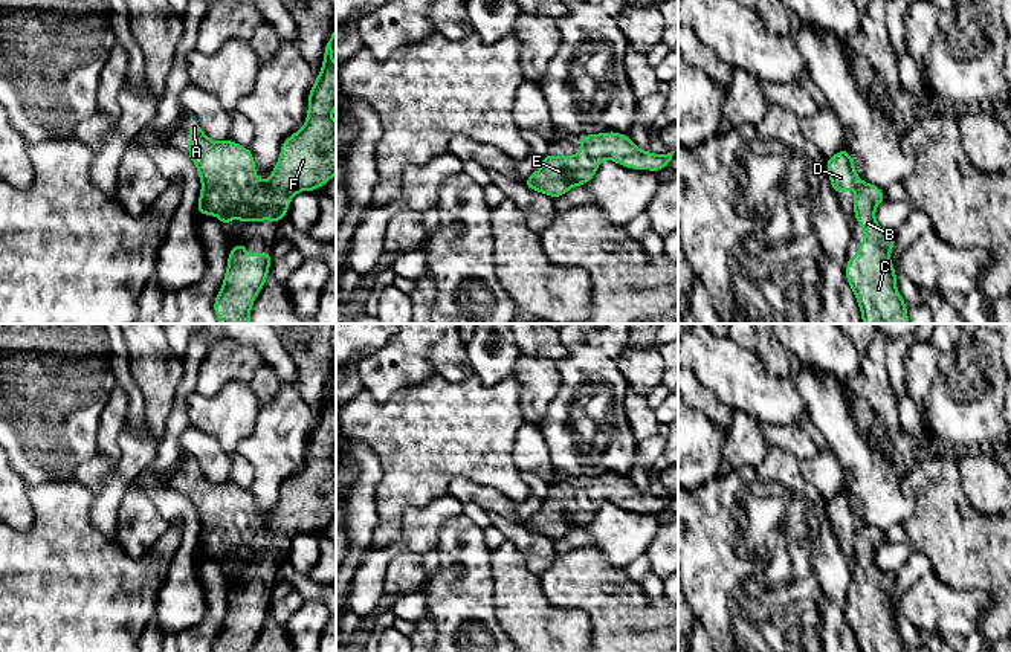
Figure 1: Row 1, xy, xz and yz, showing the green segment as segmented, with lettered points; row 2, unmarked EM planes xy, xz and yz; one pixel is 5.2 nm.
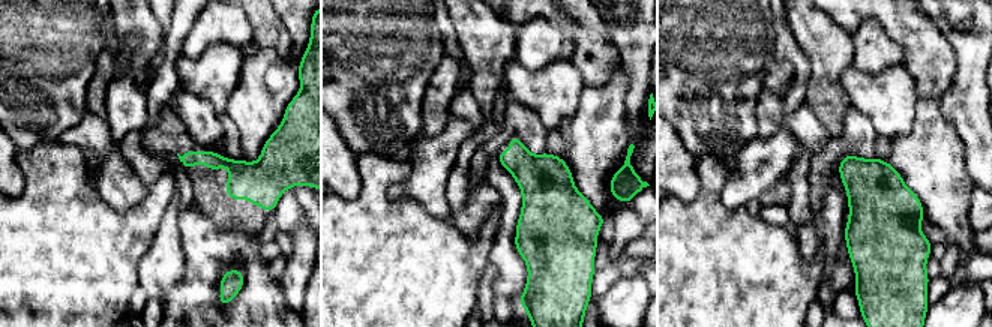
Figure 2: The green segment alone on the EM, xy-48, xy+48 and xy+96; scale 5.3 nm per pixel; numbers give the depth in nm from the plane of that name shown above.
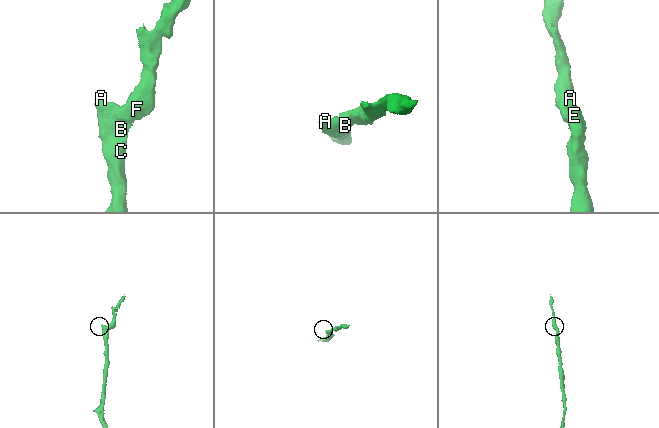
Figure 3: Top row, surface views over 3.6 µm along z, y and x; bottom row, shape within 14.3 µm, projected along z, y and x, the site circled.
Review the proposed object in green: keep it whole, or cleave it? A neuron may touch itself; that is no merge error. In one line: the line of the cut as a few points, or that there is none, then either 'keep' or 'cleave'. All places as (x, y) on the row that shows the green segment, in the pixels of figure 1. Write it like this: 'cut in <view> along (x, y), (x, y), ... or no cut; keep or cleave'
no cut; keep

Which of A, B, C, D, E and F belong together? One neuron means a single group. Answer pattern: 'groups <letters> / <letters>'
groups A B C D E F

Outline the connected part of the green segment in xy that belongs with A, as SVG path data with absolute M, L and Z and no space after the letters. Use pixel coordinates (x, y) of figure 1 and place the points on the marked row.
M336 27L330 32L324 47L324 63L313 87L308 92L308 111L304 127L289 136L281 147L279 159L267 182L255 173L255 159L249 148L229 139L211 140L200 124L189 122L191 142L188 156L194 162L202 182L197 212L215 215L224 228L232 218L243 223L272 220L279 224L289 211L293 195L301 191L315 192L336 174L336 122L331 116L336 107L336 63L333 61L333 38Z

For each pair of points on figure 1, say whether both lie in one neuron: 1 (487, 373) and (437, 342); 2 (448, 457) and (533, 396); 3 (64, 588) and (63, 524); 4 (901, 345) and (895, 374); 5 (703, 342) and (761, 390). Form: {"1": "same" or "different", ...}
{"1": "different", "2": "different", "3": "same", "4": "same", "5": "same"}

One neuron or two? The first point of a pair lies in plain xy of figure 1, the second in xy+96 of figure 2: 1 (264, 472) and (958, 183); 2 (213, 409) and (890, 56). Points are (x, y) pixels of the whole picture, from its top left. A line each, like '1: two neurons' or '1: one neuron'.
1: one neuron
2: two neurons

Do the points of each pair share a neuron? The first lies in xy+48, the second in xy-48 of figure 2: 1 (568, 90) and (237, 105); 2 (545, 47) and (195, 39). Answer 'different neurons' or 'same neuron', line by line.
1: different neurons
2: same neuron

